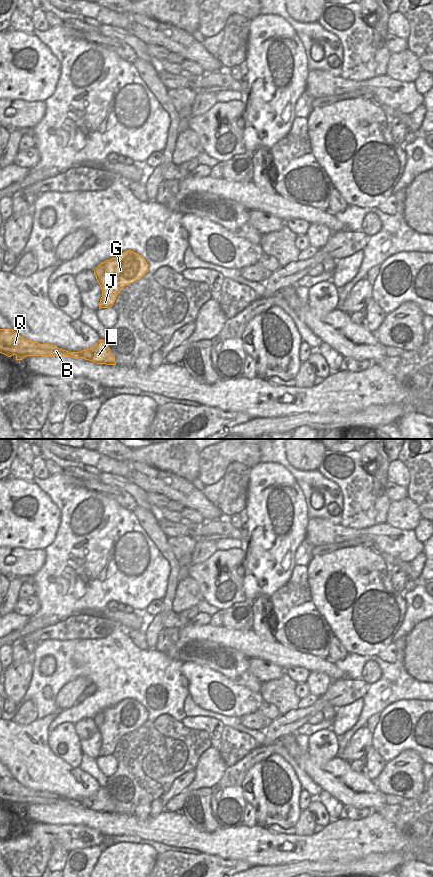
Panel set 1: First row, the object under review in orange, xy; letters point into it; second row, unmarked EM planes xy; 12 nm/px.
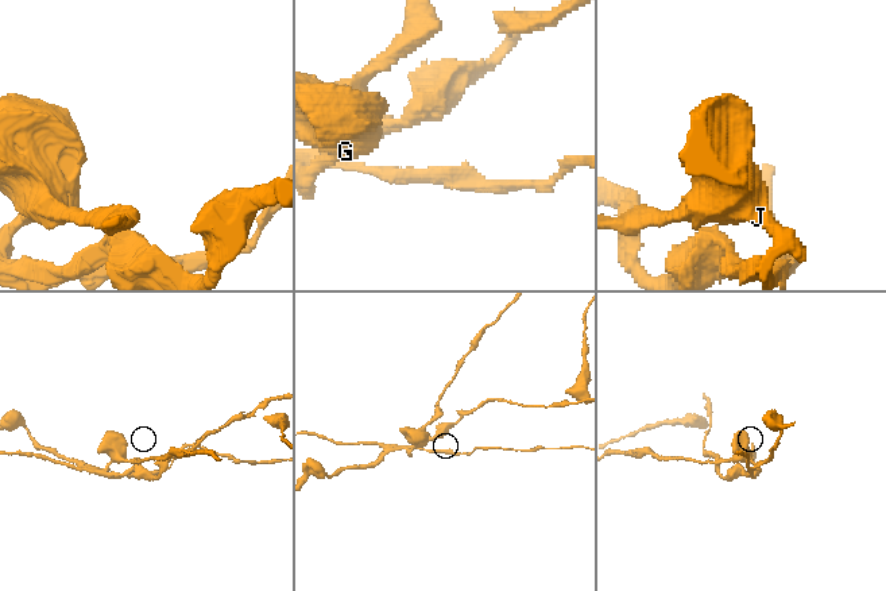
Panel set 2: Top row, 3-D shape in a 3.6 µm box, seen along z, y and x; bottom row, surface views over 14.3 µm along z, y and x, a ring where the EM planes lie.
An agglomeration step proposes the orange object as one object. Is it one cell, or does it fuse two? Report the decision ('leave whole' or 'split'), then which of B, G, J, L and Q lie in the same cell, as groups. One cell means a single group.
split | B Q / G J L

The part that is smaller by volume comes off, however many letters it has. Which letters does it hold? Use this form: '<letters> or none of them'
B, Q

